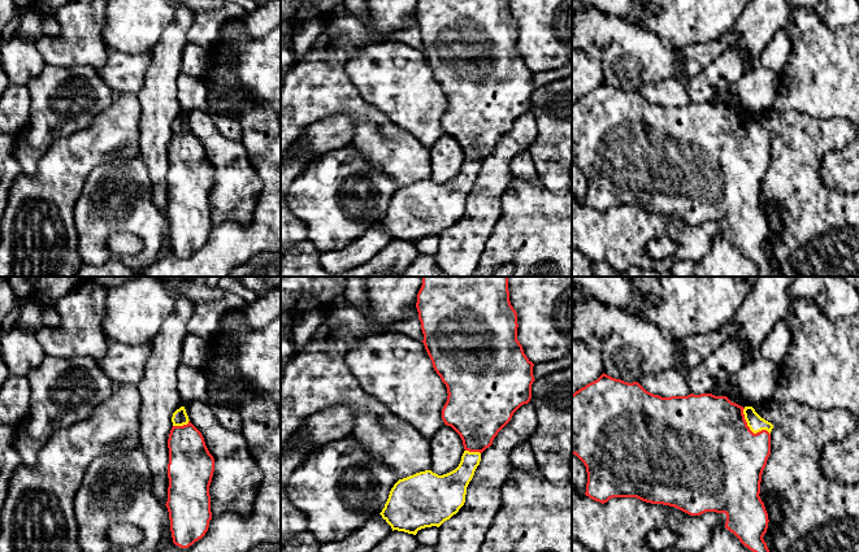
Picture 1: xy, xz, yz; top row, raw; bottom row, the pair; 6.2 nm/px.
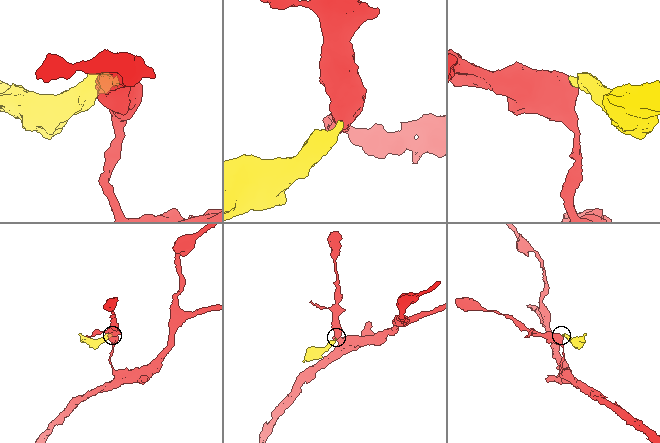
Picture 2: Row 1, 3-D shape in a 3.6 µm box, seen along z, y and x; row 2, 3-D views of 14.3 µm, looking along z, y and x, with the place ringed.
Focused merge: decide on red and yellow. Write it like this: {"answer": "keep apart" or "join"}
{"answer": "join"}

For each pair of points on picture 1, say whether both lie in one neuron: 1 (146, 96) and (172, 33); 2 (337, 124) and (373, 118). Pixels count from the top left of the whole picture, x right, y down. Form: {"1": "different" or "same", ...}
{"1": "same", "2": "different"}

